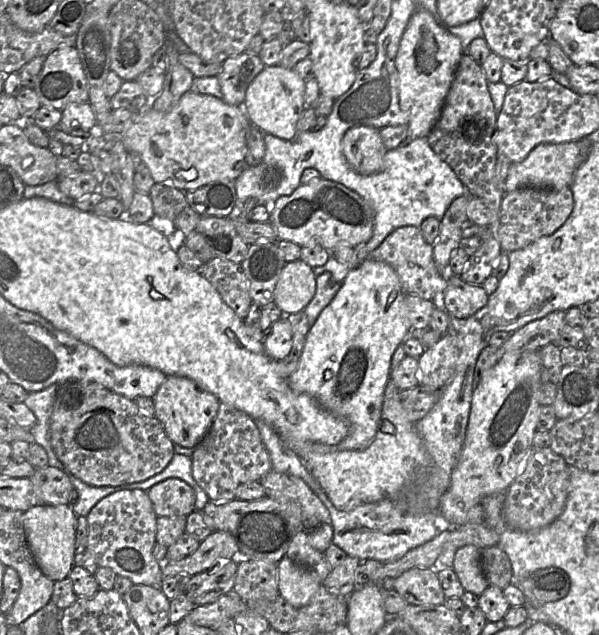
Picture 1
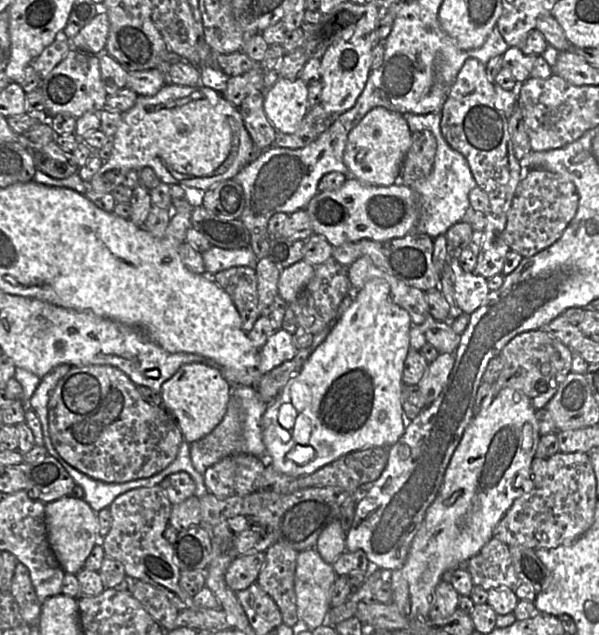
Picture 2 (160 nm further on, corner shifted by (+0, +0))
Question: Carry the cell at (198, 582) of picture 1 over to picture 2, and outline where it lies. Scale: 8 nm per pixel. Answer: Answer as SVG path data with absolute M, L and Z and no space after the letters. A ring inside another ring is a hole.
M265 552L243 554L238 556L229 566L225 581L234 592L247 589L256 583L265 561Z

